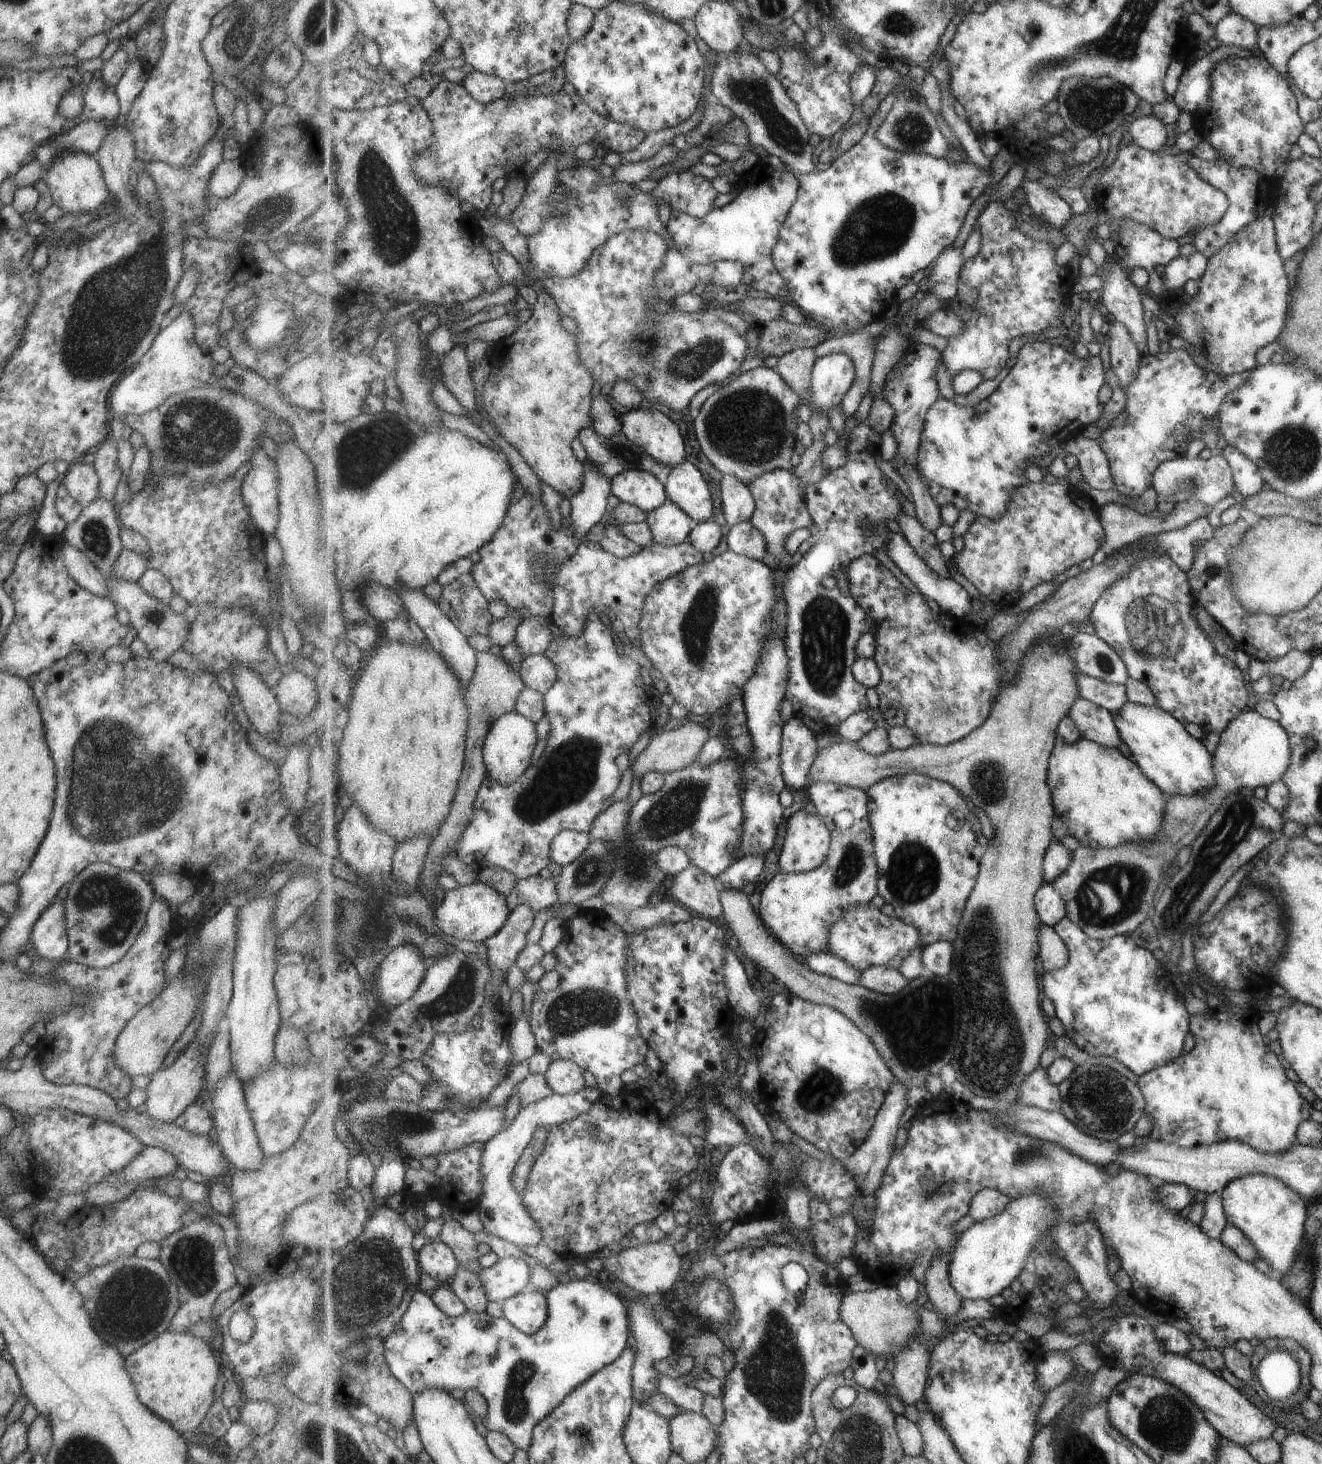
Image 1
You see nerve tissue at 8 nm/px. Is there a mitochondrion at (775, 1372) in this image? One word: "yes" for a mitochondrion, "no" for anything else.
yes

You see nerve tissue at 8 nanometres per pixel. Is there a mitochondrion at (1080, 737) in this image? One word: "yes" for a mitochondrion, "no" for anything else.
no

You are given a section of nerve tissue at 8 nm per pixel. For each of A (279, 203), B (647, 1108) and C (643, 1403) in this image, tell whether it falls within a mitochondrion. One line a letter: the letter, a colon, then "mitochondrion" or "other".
A: mitochondrion
B: other
C: other

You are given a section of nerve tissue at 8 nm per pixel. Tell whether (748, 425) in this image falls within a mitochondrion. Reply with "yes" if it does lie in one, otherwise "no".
yes

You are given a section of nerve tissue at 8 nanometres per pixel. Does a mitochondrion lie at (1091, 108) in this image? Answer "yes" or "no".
yes

